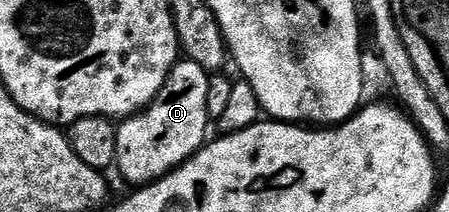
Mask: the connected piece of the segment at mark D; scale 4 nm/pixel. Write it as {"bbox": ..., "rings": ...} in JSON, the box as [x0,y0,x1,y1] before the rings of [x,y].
{"bbox":[115,60,211,187],"rings":[[[188,60],[177,61],[151,105],[117,126],[115,170],[121,173],[123,181],[130,182],[130,187],[140,187],[163,174],[178,170],[205,145],[205,133],[211,125],[207,112],[207,84],[210,77],[210,71],[199,68],[199,64]]]}

